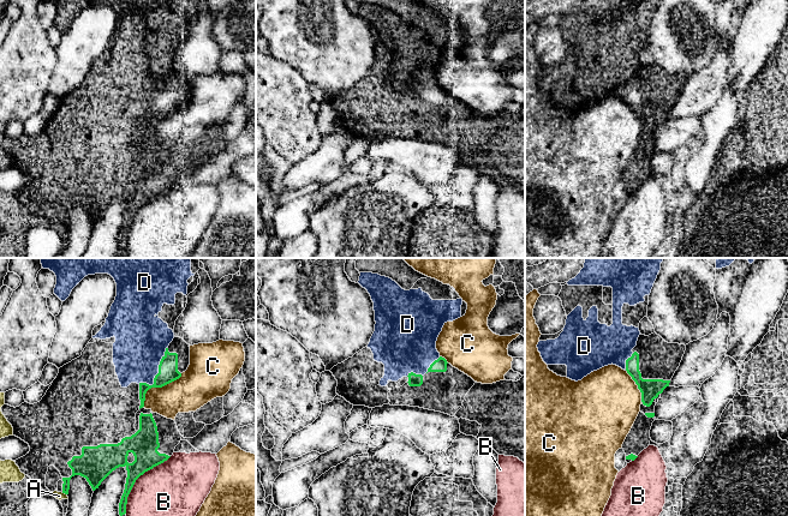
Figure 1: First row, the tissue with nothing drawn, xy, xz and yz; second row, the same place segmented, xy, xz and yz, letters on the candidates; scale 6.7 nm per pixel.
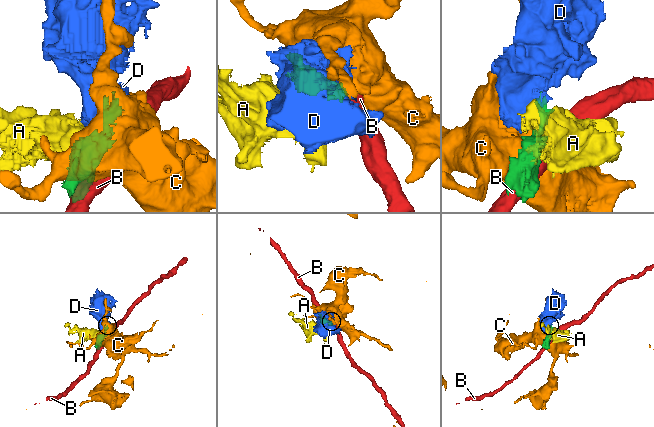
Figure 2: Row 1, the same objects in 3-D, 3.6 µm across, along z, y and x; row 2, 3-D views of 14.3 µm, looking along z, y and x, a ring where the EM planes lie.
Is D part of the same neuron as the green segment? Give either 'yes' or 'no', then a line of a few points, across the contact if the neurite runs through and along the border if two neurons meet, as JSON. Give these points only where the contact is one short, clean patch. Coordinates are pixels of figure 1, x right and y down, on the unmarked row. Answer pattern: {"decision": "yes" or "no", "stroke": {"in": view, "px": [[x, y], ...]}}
{"decision": "yes", "stroke": {"in": "xy", "px": [[168, 103], [159, 103], [143, 88], [141, 71]]}}

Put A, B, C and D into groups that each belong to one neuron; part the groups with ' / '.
A / B / C / D

